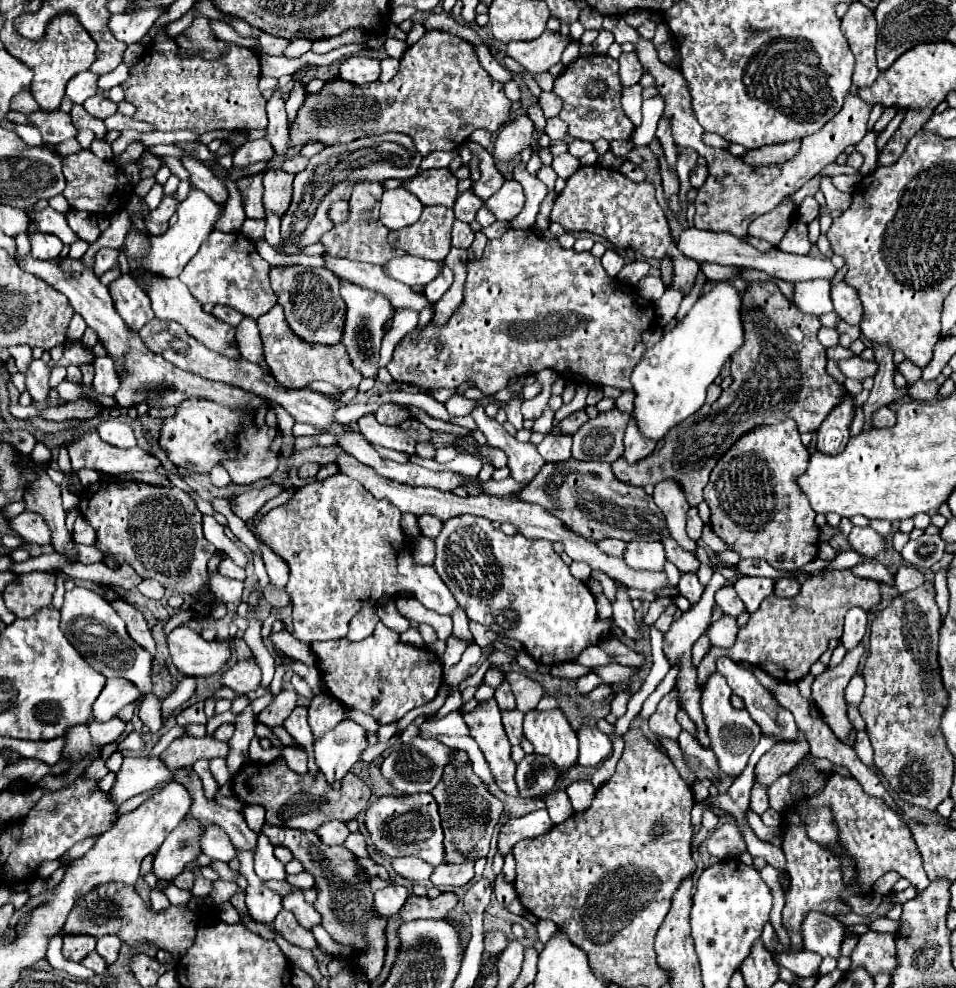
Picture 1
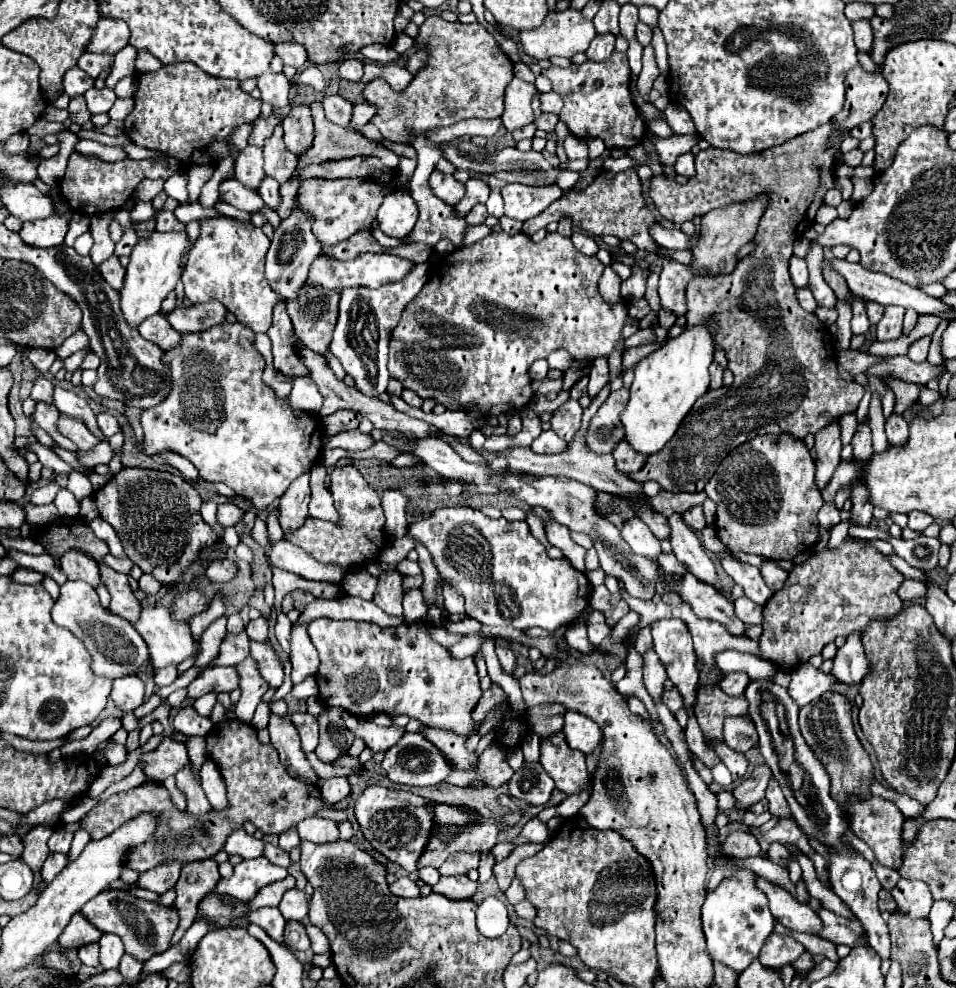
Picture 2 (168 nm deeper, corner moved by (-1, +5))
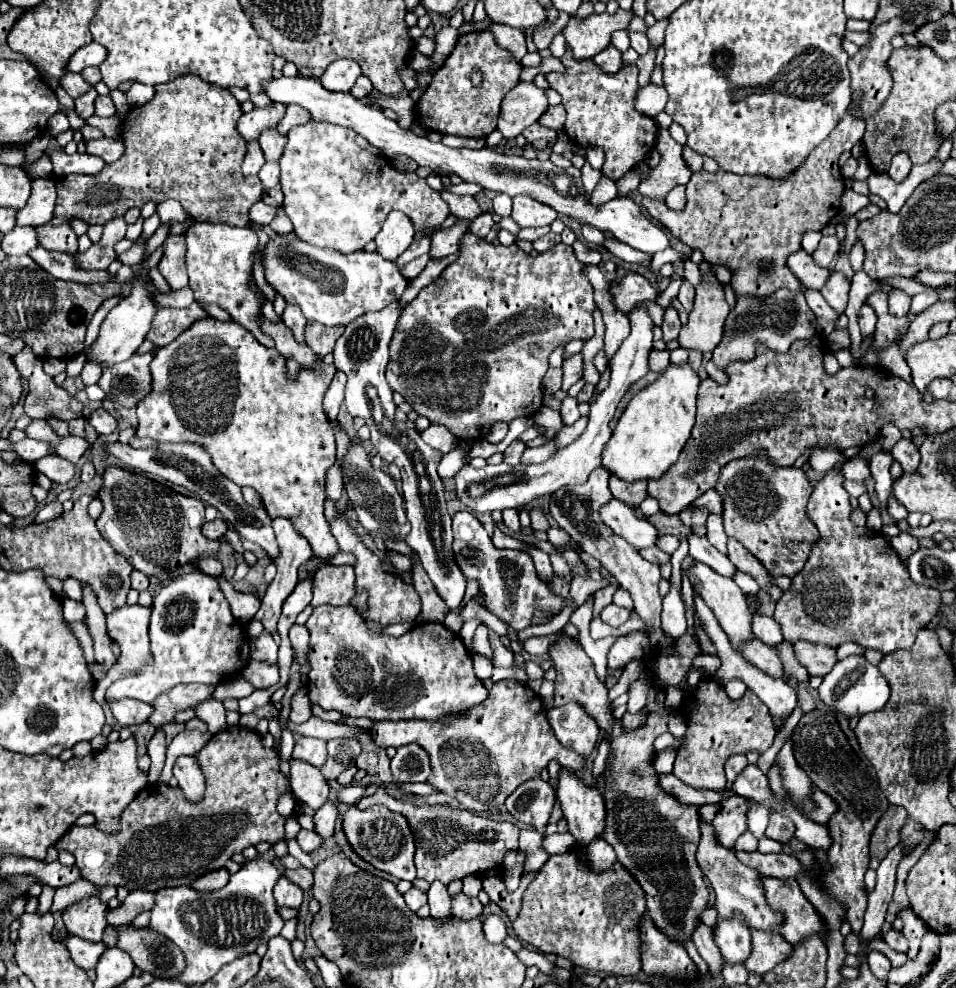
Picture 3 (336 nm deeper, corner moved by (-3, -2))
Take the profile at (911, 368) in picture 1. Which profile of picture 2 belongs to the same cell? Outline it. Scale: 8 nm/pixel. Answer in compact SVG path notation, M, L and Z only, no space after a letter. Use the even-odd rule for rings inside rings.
M930 336L912 342L906 356L908 356L912 362L924 362L924 360L926 360L926 352L928 352L928 344L930 344Z

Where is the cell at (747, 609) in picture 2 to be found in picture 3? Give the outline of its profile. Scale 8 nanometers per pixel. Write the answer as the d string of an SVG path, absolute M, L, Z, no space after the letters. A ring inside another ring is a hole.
M754 613L754 619L752 619L752 627L754 627L754 635L766 643L766 645L778 645L784 641L782 637L782 631L780 631L780 625L772 619L772 617L764 617L760 613Z

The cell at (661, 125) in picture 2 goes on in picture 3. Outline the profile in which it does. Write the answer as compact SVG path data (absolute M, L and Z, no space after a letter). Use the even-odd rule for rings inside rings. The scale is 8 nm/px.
M650 47L646 55L638 57L636 67L640 69L640 75L638 75L640 87L644 87L644 85L650 81L650 73L652 73L652 69L654 69L654 59L656 59L656 49L654 49L654 47Z

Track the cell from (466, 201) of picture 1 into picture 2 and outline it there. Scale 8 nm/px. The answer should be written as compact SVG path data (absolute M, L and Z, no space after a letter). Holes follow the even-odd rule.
M476 204L466 216L464 216L464 220L468 222L468 224L482 224L484 220L486 220L486 206L484 204Z

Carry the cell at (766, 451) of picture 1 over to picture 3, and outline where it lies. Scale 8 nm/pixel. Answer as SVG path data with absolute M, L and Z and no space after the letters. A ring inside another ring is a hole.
M758 455L756 459L740 459L728 463L724 467L716 491L724 499L724 529L728 537L738 539L772 575L786 575L794 577L804 563L808 561L812 541L818 539L816 527L812 527L812 521L806 519L806 503L812 493L812 485L802 469L796 467L772 467L764 455Z

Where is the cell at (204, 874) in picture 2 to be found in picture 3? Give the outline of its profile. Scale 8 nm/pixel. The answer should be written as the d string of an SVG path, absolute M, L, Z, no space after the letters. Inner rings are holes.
M222 867L220 871L212 871L208 875L204 875L204 879L196 879L196 883L192 883L198 891L216 891L220 887L224 887L228 883L228 869Z

